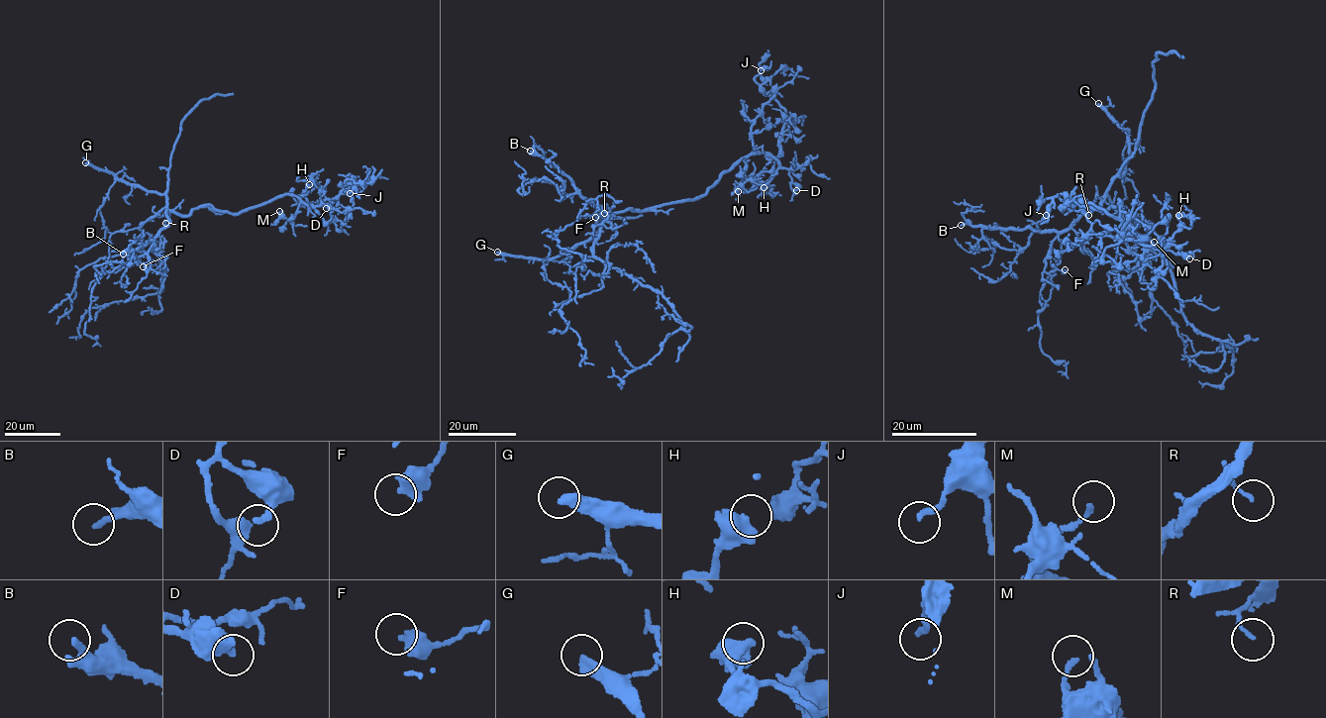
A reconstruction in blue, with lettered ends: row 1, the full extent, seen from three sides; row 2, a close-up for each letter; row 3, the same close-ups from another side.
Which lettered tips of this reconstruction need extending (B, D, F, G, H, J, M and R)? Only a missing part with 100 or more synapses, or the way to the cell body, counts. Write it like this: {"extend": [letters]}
{"extend": ["B", "G"]}

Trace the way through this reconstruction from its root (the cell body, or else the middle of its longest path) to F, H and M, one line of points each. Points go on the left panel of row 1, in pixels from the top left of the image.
F: (184, 215), (166, 210), (168, 223), (157, 234), (148, 252), (150, 268), (152, 265), (143, 266)
H: (184, 215), (211, 205), (242, 213), (285, 194), (309, 205), (323, 205), (308, 203), (305, 188), (309, 184)
M: (184, 215), (211, 205), (242, 213), (282, 195), (300, 200), (292, 218), (283, 218), (279, 211)

